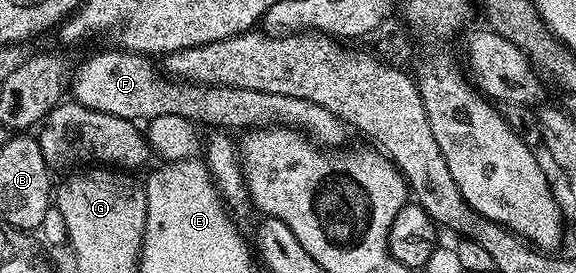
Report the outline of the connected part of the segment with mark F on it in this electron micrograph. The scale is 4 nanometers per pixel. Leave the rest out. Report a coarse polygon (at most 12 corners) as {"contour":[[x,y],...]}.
{"contour":[[114,49],[76,66],[74,102],[118,119],[349,134],[301,97],[164,77]]}

